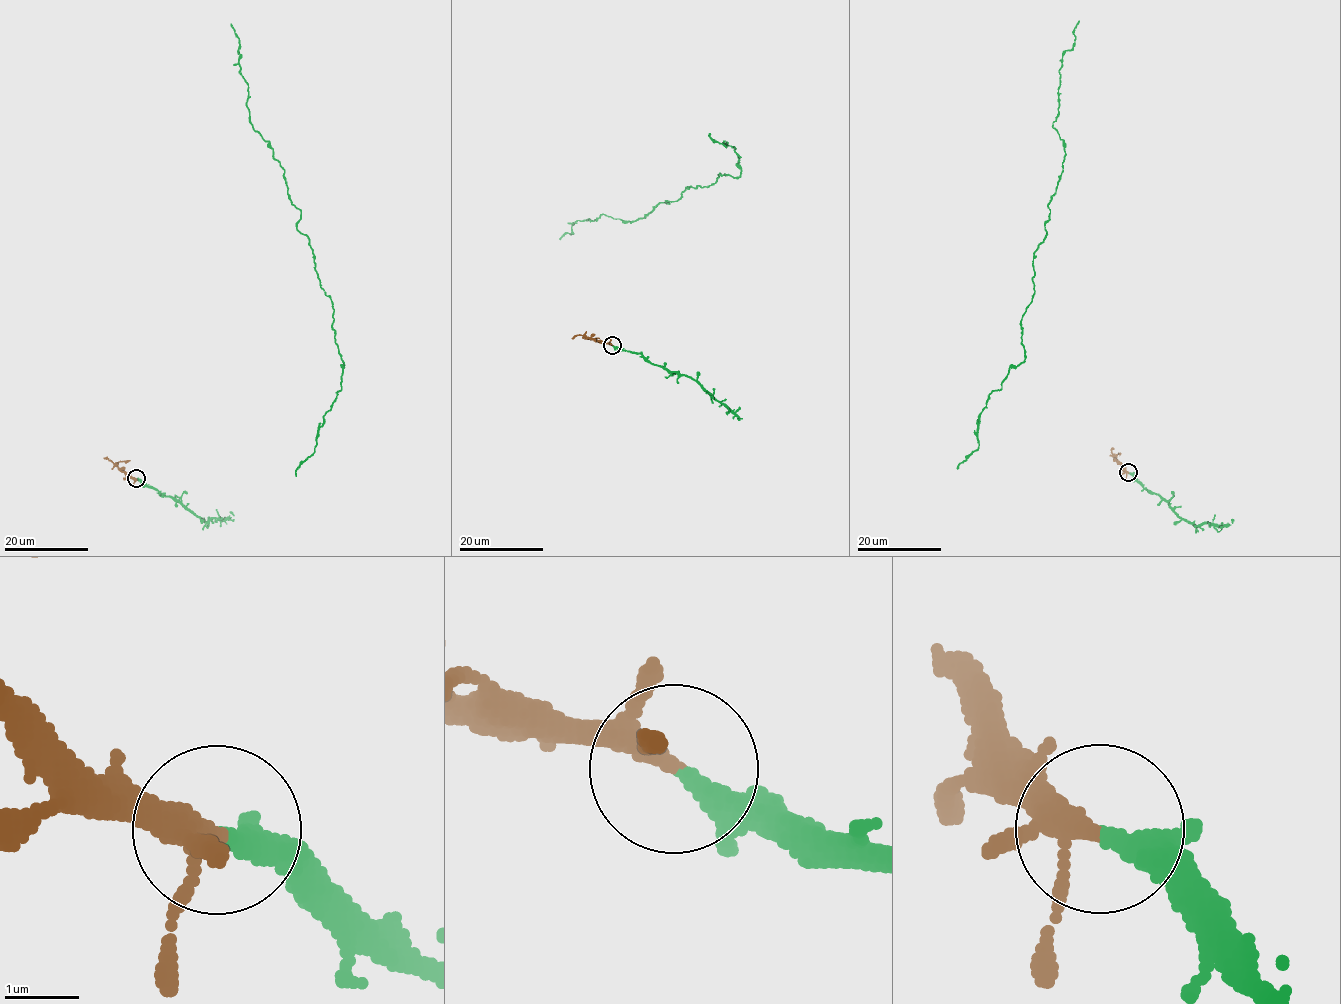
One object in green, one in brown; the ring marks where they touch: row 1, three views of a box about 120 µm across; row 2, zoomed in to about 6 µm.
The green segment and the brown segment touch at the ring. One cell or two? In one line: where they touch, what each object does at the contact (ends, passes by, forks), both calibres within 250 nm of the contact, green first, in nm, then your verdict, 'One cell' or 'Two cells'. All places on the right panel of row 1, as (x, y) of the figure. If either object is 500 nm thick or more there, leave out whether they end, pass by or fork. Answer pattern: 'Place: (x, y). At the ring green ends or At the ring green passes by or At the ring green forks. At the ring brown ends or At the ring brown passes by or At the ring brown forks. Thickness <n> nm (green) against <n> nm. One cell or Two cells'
Place: (1128, 472). At the ring green passes by. At the ring brown forks. Thickness 200 nm (green) against 190 nm. One cell

